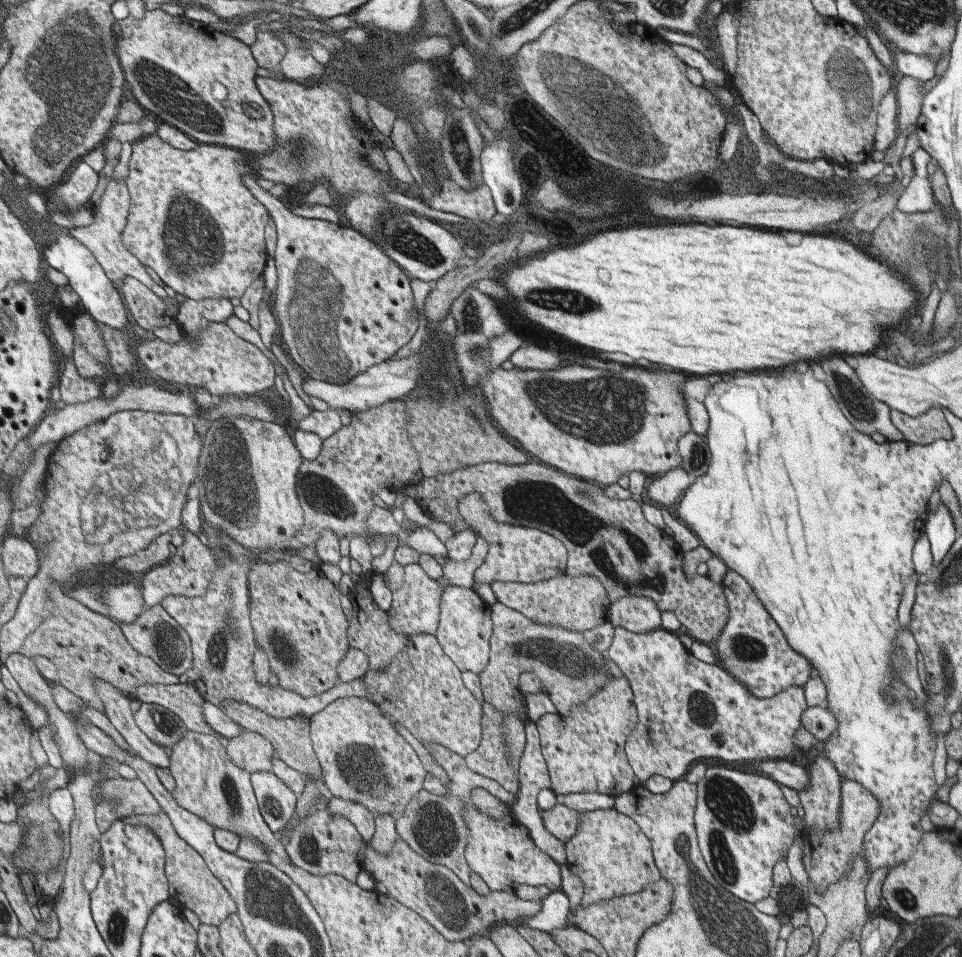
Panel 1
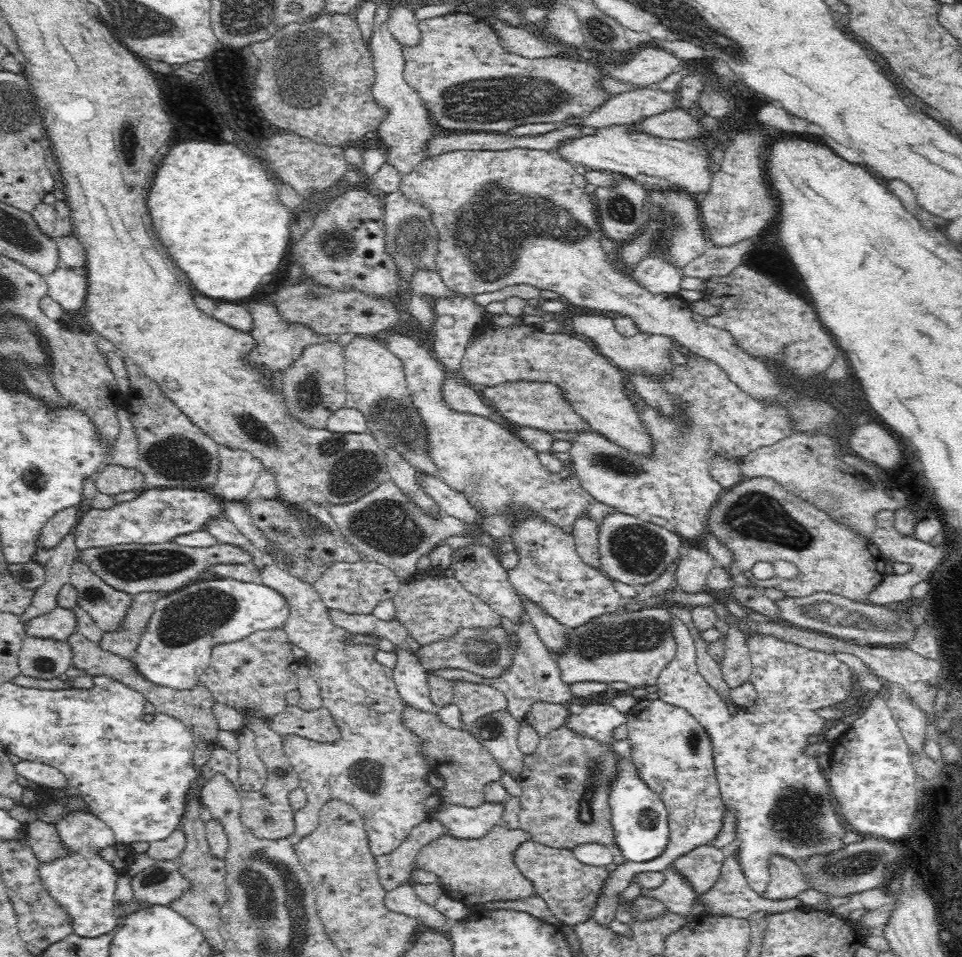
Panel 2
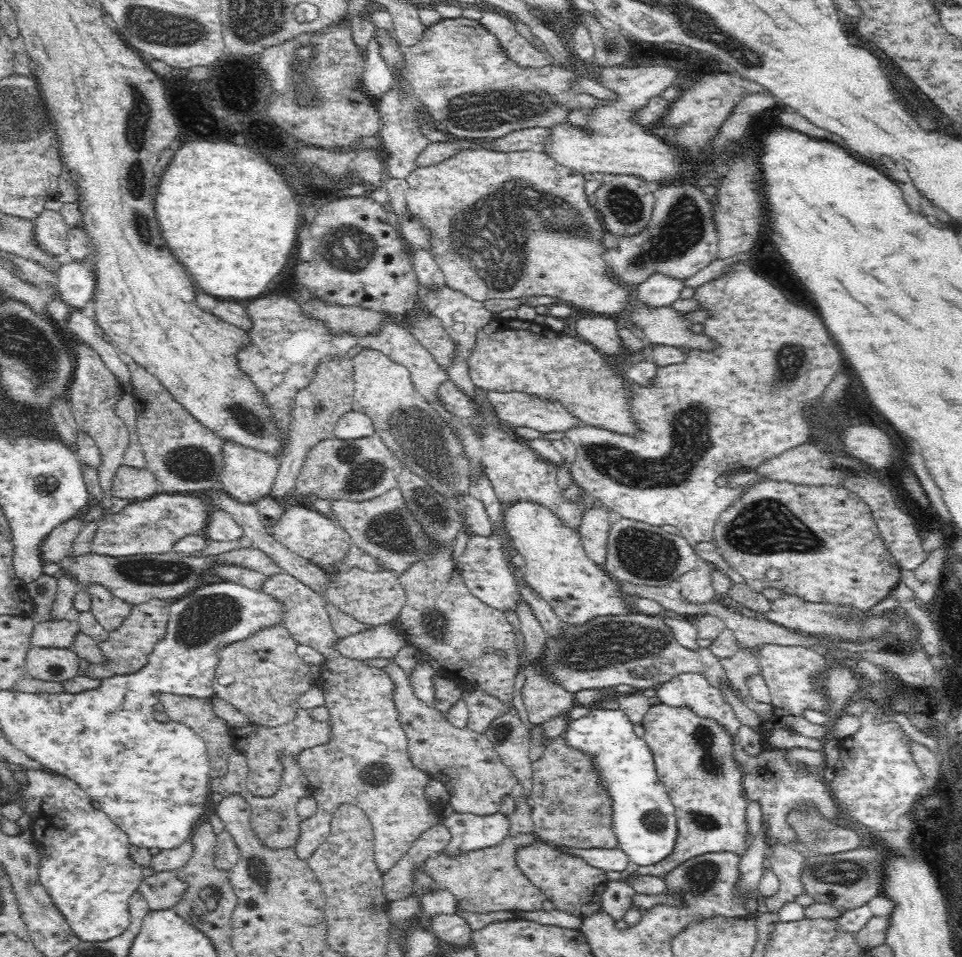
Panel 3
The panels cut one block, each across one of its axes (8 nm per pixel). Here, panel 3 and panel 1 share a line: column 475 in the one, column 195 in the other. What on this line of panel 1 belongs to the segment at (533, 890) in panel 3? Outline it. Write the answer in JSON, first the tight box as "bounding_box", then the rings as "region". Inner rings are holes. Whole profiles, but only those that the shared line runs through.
{"bounding_box":[126,811,238,926],"region":[[[161,811],[161,813],[156,815],[126,820],[132,823],[149,824],[158,833],[158,837],[162,840],[163,846],[166,849],[166,875],[170,881],[171,892],[186,907],[189,907],[199,916],[200,922],[219,926],[231,914],[238,912],[237,902],[233,900],[229,890],[213,874],[203,856],[179,836],[171,818],[169,818],[165,811]]]}

